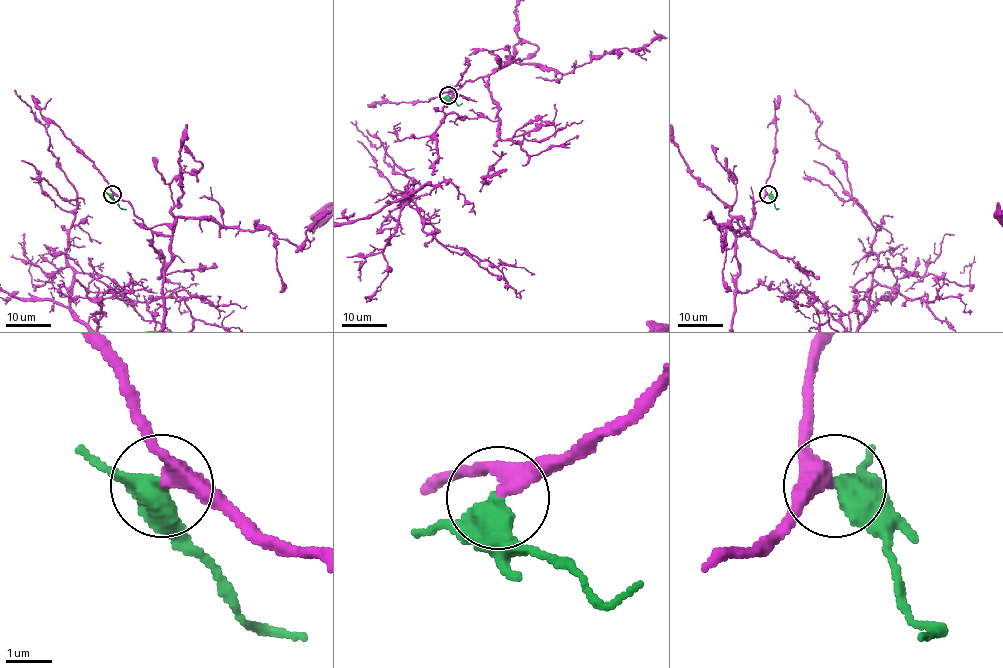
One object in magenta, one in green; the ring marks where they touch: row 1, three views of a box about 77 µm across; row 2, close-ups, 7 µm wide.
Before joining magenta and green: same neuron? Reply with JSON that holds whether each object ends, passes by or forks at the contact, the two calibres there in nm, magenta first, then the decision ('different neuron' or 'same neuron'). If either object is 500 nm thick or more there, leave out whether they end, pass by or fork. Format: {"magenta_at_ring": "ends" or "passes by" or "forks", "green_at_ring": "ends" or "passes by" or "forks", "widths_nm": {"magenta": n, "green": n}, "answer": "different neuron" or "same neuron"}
{"magenta_at_ring": "passes by", "green_at_ring": "passes by", "widths_nm": {"magenta": 320, "green": 440}, "answer": "same neuron"}

